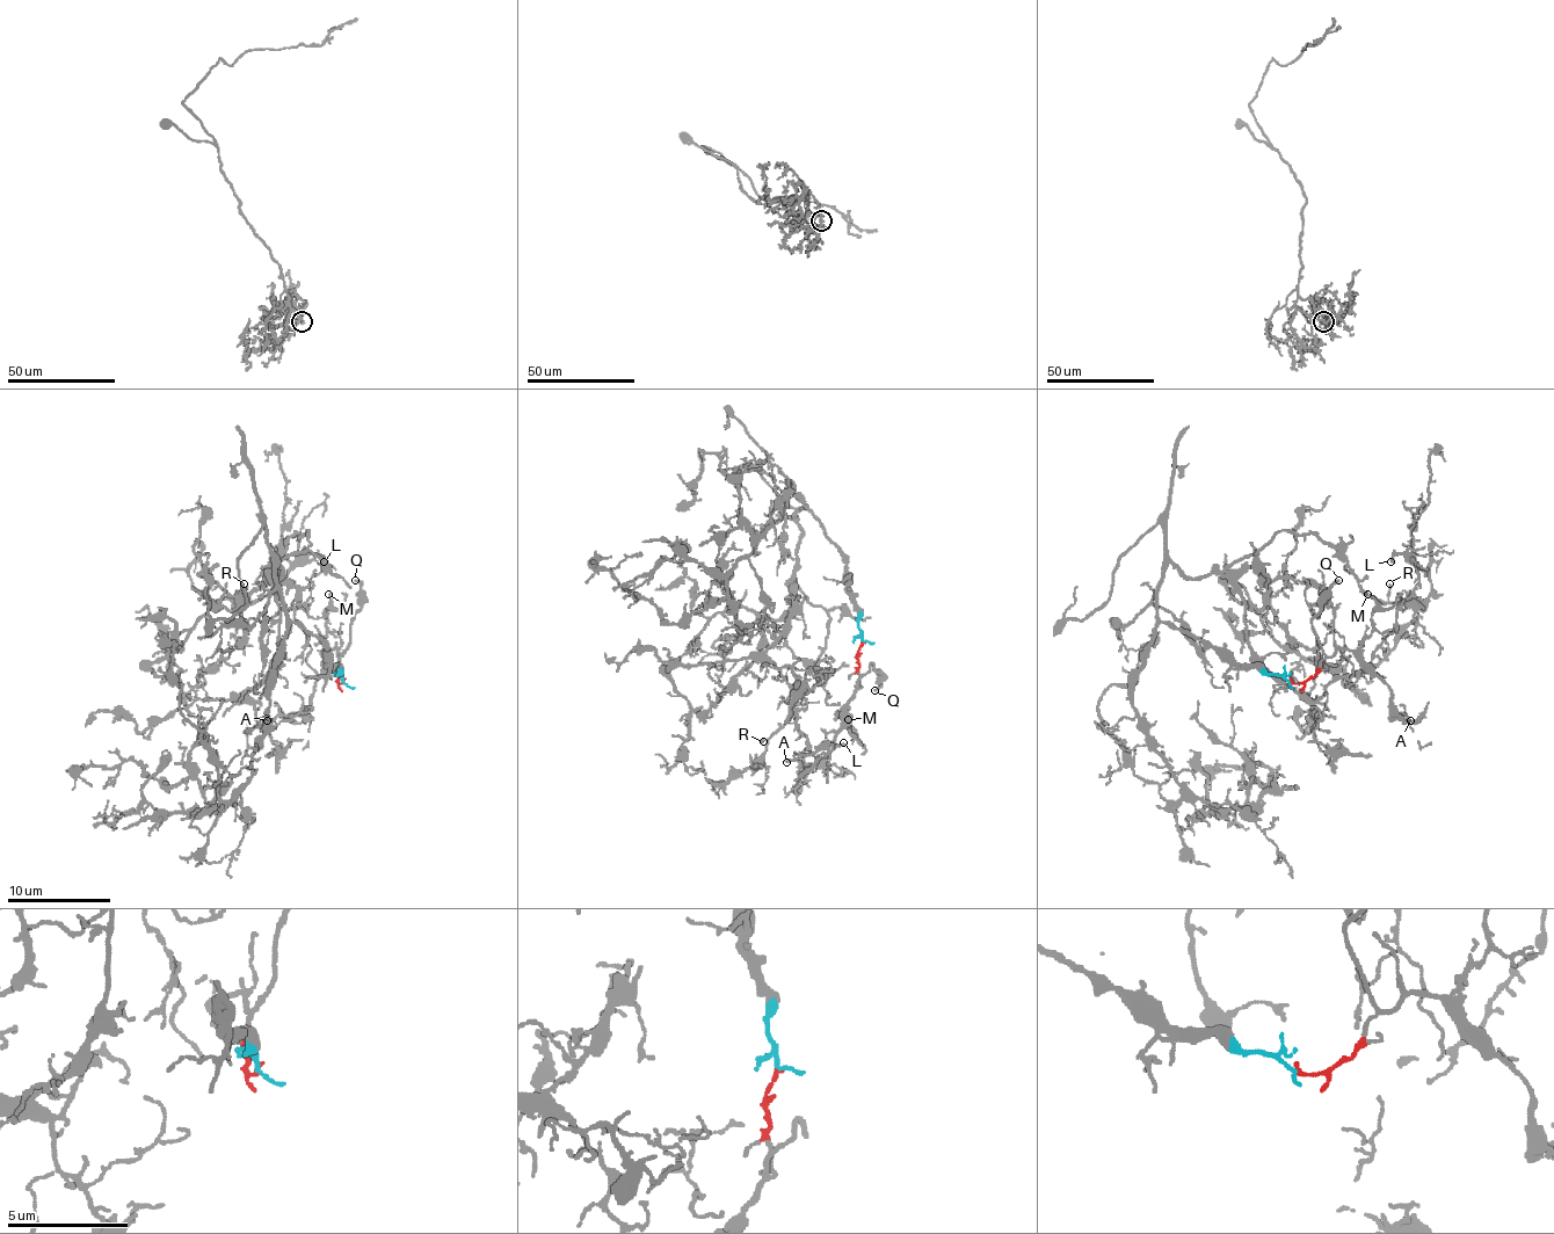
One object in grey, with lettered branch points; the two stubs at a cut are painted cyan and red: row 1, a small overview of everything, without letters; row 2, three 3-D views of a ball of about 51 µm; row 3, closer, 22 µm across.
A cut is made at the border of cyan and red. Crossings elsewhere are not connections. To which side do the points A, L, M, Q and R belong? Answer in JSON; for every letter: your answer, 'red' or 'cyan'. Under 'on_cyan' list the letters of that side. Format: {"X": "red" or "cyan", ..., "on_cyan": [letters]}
{"A": "red", "L": "cyan", "M": "red", "Q": "red", "R": "cyan", "on_cyan": ["L", "R"]}

